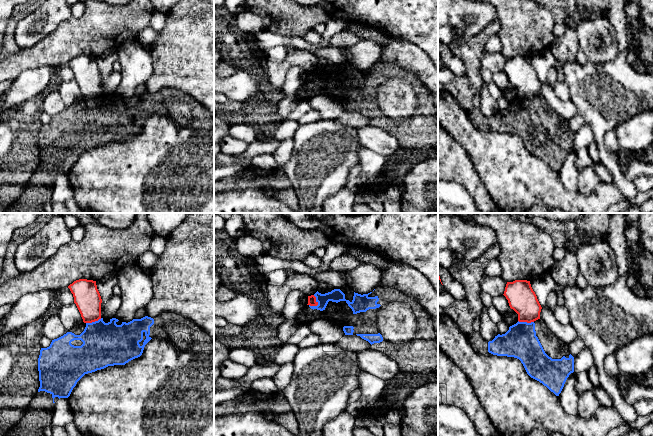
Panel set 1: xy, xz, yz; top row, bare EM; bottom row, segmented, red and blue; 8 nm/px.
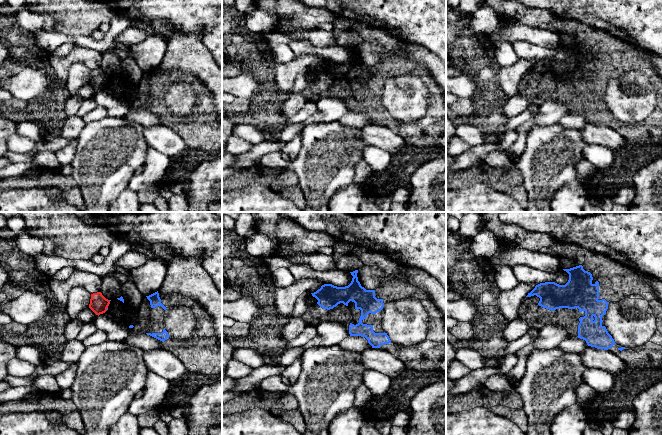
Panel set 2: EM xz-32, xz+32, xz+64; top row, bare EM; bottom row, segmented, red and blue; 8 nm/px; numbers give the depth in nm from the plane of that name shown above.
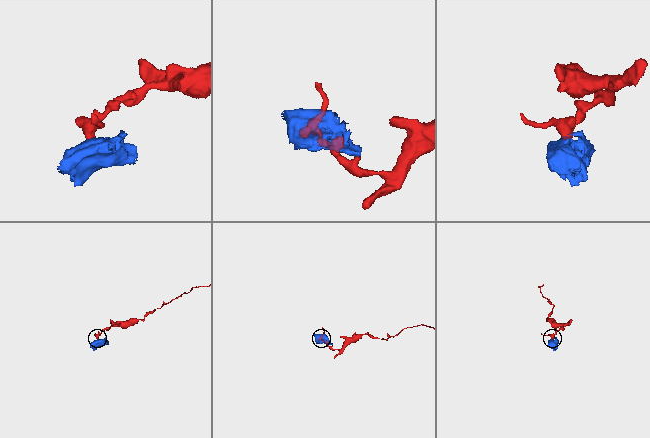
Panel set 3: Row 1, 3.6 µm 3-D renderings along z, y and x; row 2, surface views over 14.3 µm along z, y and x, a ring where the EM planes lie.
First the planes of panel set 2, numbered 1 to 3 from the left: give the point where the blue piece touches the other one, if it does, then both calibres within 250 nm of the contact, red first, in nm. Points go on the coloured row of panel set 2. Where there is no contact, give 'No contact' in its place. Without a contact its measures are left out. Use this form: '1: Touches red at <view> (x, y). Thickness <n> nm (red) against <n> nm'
1: Touches red at xz-32 (107, 307). Thickness 140 nm (red) against 20 nm
2: No contact
3: No contact

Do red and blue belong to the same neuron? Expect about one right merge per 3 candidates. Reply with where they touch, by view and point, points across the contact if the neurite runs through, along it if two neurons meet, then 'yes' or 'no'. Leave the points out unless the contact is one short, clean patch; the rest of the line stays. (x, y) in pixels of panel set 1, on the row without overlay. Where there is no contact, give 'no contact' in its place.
meets red in xz at (317, 79); border along xz (313, 71), (317, 80), (310, 82); no

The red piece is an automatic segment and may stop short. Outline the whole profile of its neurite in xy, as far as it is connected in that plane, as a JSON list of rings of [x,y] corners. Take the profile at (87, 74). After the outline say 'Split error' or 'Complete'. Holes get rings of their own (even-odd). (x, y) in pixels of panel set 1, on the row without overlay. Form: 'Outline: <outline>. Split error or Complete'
Outline: [[[79,55],[68,62],[84,99],[101,95],[102,75],[96,57]]]. Complete

